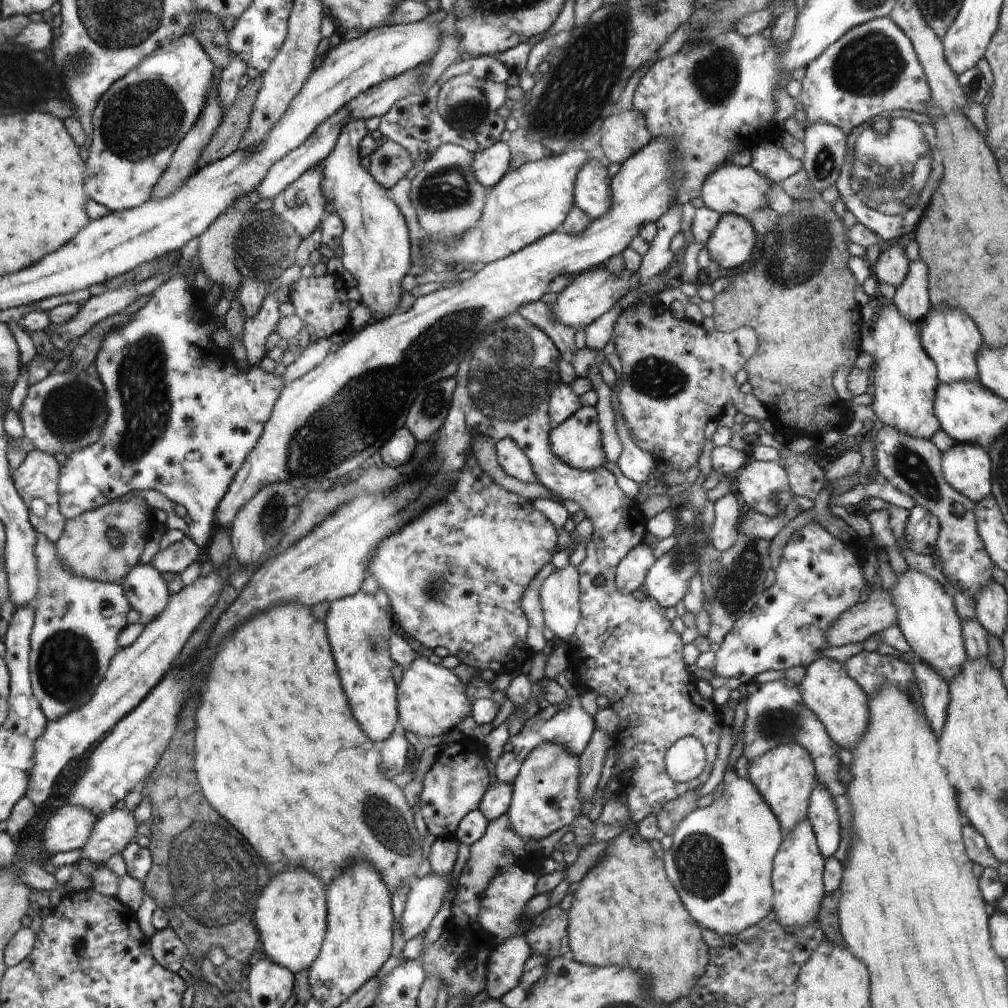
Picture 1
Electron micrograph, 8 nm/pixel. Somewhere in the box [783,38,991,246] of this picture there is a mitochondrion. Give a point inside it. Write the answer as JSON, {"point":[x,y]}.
{"point":[887,180]}

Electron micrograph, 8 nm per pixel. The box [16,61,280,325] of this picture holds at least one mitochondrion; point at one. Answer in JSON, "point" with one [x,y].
{"point":[137,122]}

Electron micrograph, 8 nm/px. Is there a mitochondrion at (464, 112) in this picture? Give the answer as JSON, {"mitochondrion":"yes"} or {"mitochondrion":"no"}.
{"mitochondrion":"yes"}

